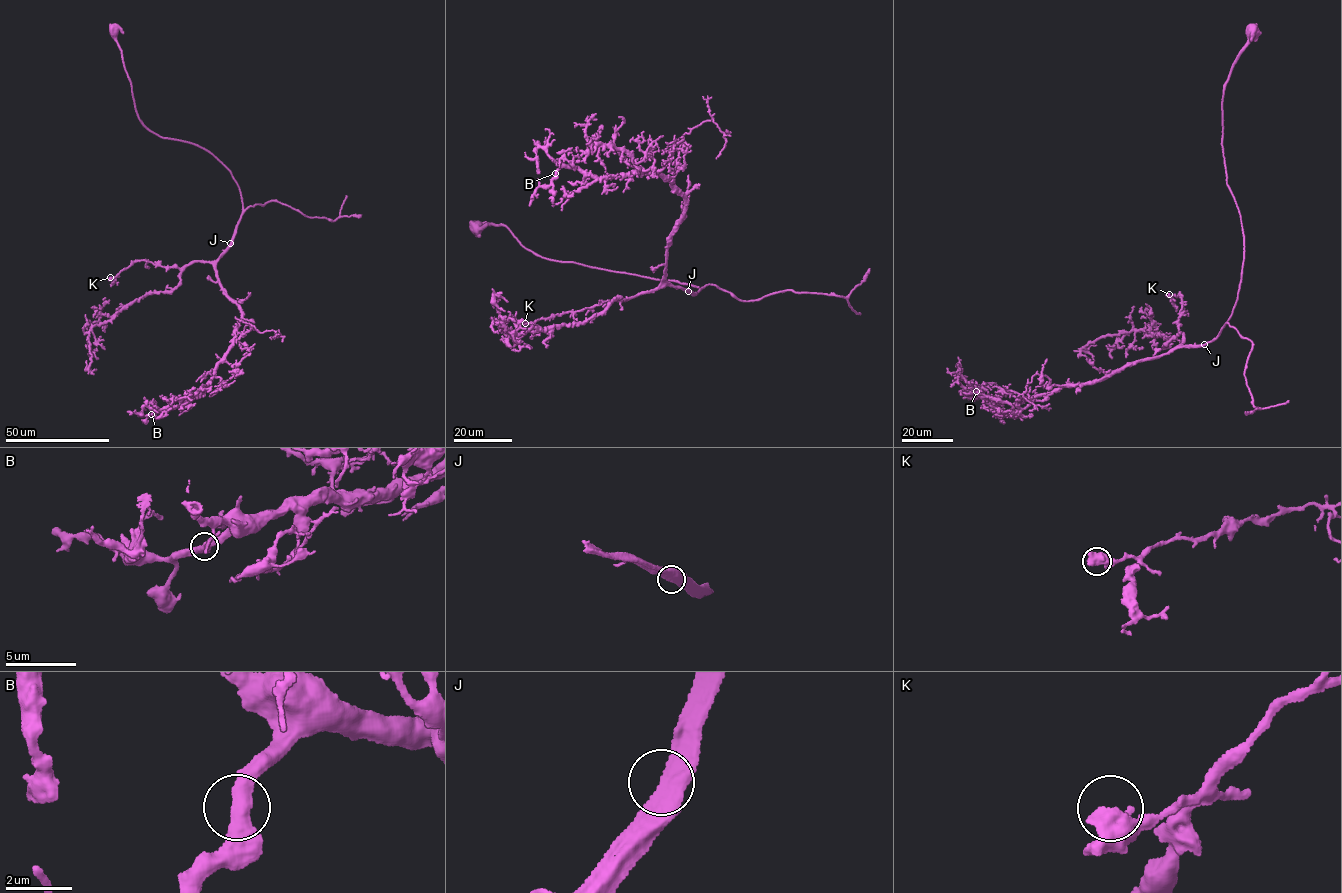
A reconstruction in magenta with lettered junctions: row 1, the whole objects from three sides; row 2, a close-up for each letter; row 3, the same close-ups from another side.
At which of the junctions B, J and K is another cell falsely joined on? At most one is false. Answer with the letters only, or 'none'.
none

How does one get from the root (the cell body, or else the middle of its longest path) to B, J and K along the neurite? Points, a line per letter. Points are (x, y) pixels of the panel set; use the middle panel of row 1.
B: (476, 227), (505, 225), (551, 259), (701, 290), (665, 278), (684, 208), (672, 182), (638, 169), (555, 173)
J: (476, 227), (505, 225), (525, 248), (551, 259), (701, 289), (696, 295), (688, 291)
K: (476, 227), (505, 225), (525, 248), (551, 259), (701, 289), (695, 295), (665, 285), (525, 323)

